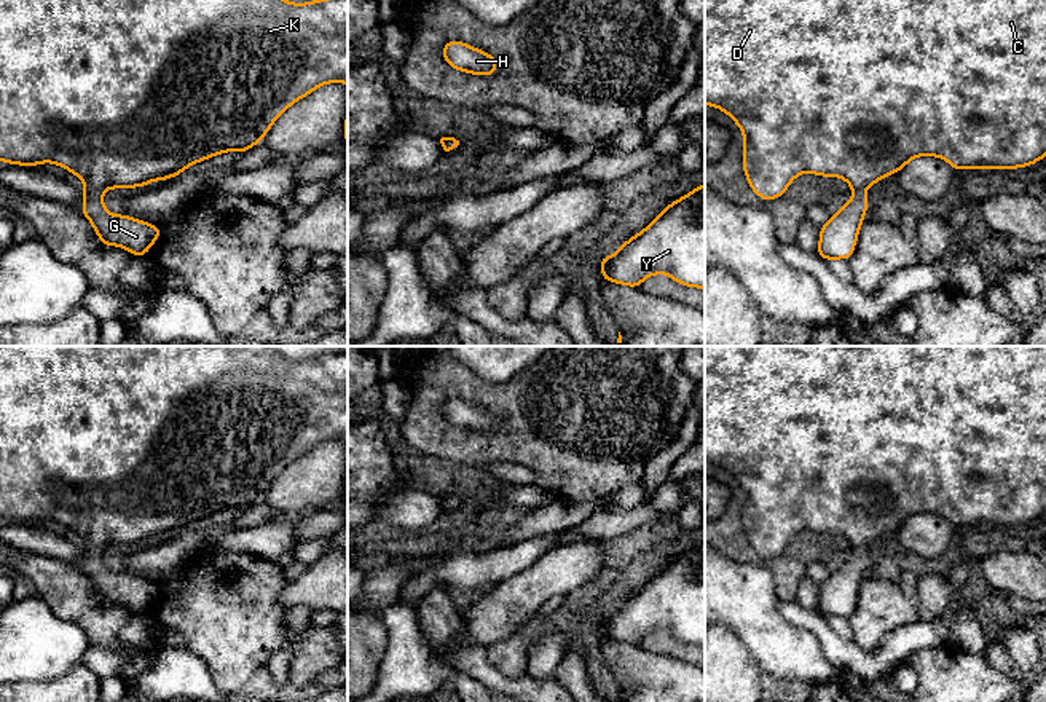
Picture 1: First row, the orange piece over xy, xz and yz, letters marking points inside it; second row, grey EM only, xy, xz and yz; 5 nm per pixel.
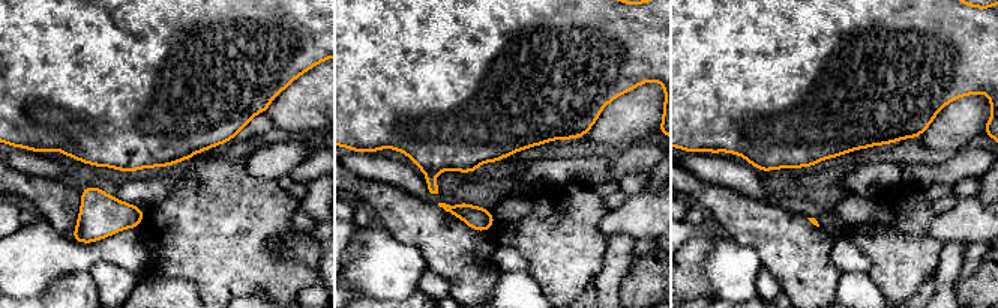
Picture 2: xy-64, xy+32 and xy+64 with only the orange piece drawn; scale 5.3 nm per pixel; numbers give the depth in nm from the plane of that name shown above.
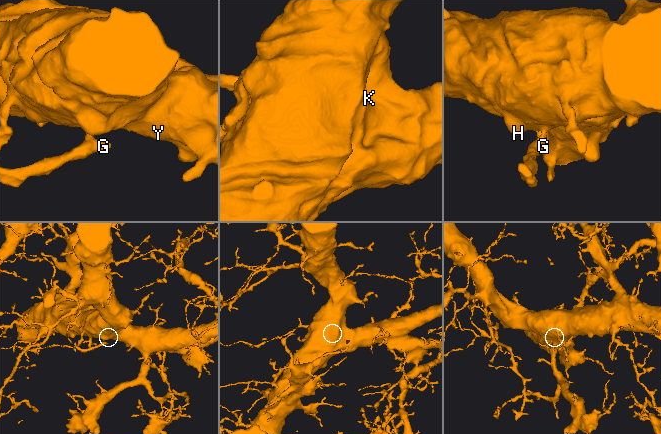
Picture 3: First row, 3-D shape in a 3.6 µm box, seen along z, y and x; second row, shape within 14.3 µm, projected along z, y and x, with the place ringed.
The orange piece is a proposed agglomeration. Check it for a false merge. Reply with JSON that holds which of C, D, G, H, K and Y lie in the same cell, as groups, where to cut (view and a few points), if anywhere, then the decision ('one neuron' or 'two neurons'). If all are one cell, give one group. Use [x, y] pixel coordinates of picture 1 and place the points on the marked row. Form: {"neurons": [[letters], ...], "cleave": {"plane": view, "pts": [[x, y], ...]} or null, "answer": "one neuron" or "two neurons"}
{"neurons": [["C", "D", "G", "H", "K", "Y"]], "cleave": null, "answer": "one neuron"}

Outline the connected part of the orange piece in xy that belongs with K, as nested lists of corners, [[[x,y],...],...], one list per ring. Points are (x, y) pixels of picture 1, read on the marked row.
[[[0,0],[0,161],[19,166],[38,166],[48,161],[75,174],[85,183],[81,212],[92,225],[102,246],[123,247],[136,257],[147,255],[153,243],[163,236],[161,228],[126,214],[110,214],[102,199],[102,193],[105,190],[147,187],[151,180],[161,182],[180,176],[187,168],[215,155],[222,155],[225,152],[244,153],[255,147],[268,134],[273,123],[290,105],[300,99],[305,99],[319,86],[328,83],[348,85],[348,0],[313,0],[306,3],[292,3],[289,0]]]

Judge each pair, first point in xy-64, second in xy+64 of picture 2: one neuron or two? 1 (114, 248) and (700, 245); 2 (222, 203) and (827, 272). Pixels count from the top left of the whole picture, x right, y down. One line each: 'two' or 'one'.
1: two
2: two

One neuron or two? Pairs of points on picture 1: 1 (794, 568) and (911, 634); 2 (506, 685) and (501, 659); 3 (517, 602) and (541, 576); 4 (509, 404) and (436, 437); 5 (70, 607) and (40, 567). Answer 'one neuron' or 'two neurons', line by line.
1: two neurons
2: two neurons
3: one neuron
4: one neuron
5: one neuron

